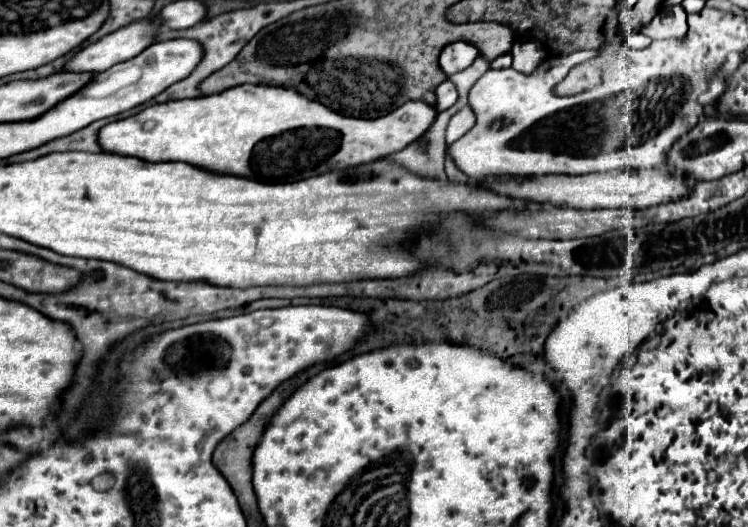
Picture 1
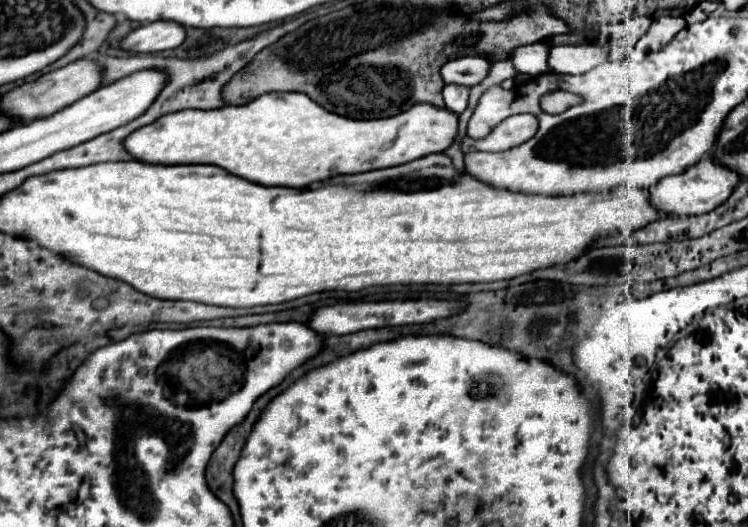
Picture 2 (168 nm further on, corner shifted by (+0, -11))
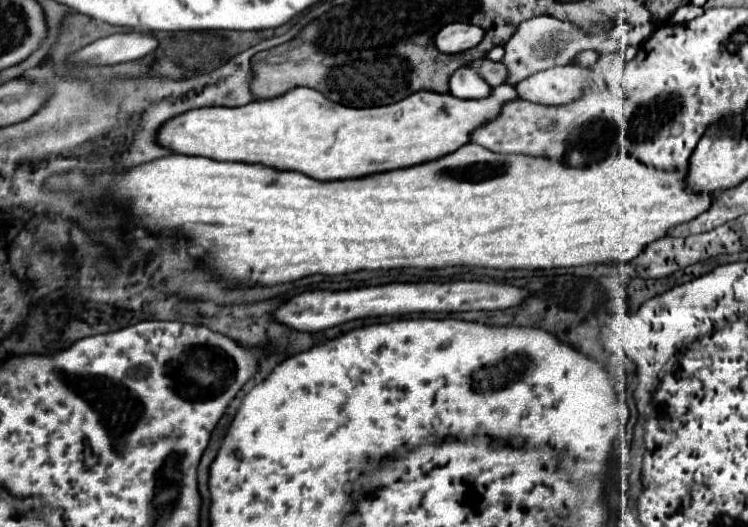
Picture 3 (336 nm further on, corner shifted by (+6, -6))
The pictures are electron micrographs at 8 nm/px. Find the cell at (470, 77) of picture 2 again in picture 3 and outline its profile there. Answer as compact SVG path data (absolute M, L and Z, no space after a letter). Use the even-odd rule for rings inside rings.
M484 57L484 59L476 59L476 61L466 63L466 67L472 67L492 87L504 83L504 65L502 63L496 63L496 61L490 61Z

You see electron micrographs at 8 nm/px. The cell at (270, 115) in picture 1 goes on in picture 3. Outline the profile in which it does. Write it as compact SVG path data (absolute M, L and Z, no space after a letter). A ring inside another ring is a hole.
M498 85L494 87L492 95L486 99L456 99L450 93L436 95L432 91L420 91L410 95L398 103L384 105L384 107L368 107L368 109L348 109L344 105L336 105L318 91L308 87L296 87L286 95L276 99L258 99L250 101L242 107L204 107L180 113L168 123L164 123L158 133L156 141L164 149L182 155L202 155L214 161L238 161L238 163L252 163L264 165L276 171L300 171L312 179L348 179L348 175L372 175L372 171L392 171L396 167L410 167L416 163L424 163L428 159L444 157L464 143L470 141L470 133L500 111L498 107L504 101L516 99L514 85Z

